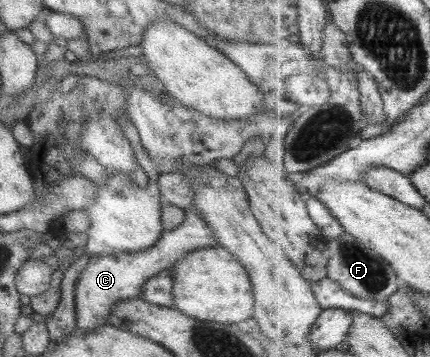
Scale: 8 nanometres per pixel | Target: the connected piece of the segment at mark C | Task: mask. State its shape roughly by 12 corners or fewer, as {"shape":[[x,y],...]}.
{"shape":[[195,208],[135,253],[90,258],[74,289],[76,329],[108,323],[149,277],[217,244]]}

